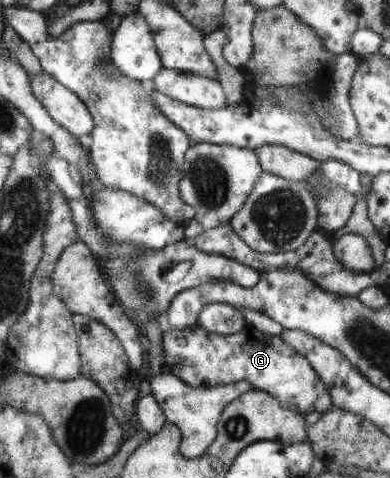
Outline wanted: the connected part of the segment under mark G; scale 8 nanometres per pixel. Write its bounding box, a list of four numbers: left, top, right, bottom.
[162,322,335,416]

